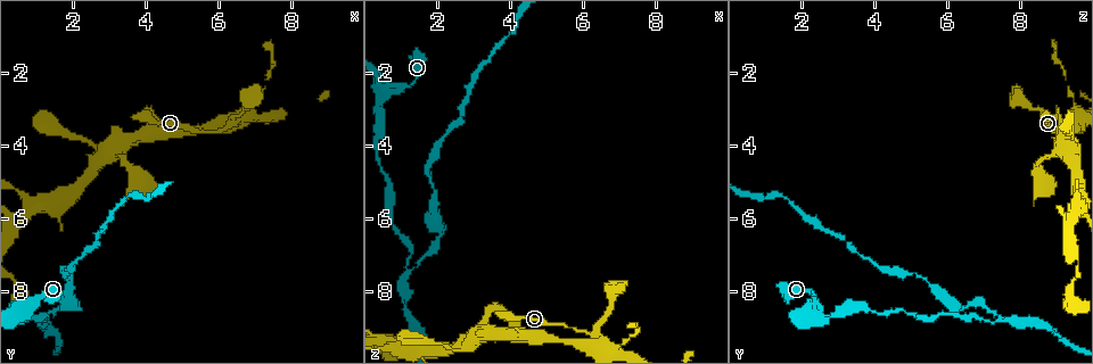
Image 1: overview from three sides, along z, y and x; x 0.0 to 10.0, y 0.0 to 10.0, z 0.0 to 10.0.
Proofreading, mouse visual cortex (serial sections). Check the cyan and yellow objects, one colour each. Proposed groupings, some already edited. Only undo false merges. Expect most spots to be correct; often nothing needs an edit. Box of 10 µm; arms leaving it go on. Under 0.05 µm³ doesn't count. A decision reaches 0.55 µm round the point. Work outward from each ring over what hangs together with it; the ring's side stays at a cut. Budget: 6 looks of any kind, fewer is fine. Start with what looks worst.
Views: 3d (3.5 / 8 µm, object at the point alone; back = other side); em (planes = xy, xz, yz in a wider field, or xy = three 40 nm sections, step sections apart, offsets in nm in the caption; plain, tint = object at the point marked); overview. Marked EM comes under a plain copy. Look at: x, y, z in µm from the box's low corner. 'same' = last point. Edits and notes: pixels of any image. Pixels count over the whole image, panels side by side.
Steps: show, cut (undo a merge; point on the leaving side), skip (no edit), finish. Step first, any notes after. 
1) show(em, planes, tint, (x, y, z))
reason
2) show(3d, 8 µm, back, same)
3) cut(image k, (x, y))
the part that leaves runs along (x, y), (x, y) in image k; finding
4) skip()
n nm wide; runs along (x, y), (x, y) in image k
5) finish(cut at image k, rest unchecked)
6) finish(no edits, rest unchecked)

show(3d, 3.5 µm, (6.45, 3.30, 9.35))
sharp bend

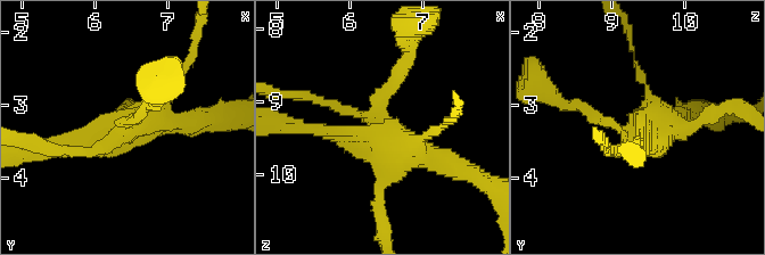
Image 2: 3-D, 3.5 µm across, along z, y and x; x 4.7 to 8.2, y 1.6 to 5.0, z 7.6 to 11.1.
show(em, xy, step 2, tint, (6.50, 3.30, 9.40))

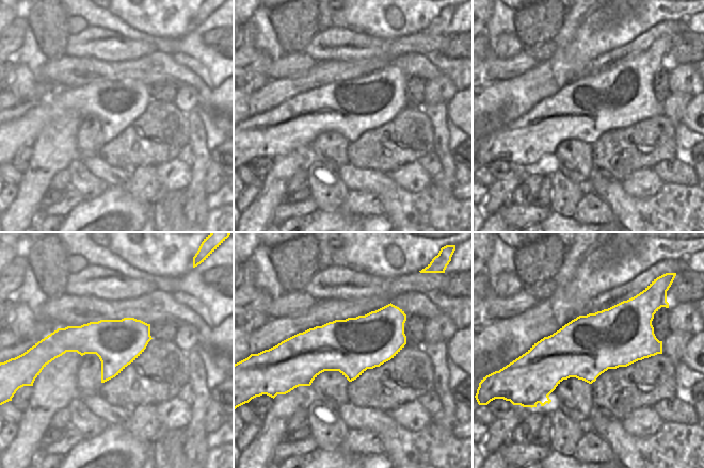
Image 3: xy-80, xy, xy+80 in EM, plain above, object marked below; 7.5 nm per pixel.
skip()
runs along (613, 150), (639, 126), (642, 144) in image 2; all the same cell

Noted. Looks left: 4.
show(3d, 3.5 µm, back, (0.65, 8.70, 2.45))
branch point

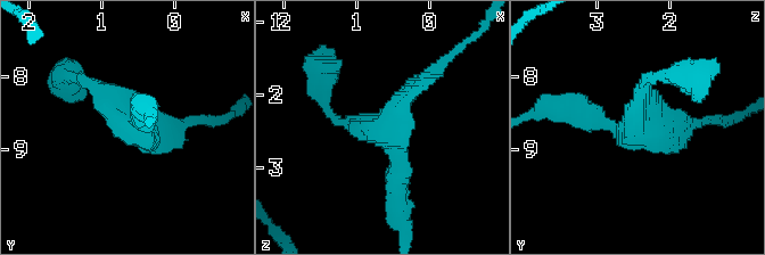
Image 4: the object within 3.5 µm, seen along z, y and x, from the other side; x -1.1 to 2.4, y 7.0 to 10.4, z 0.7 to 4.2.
show(em, xy, step 2, tint, (0.70, 8.70, 2.50))

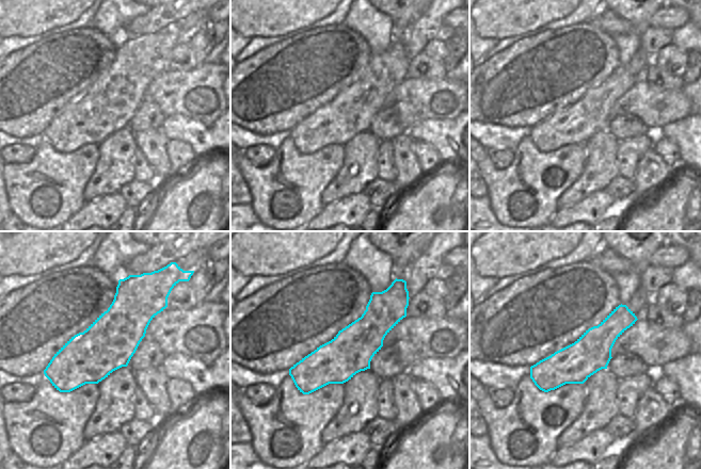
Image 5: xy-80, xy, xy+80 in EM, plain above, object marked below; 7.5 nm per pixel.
skip()
runs along (330, 113), (396, 142), (396, 186) in image 4; continuous, no second cell

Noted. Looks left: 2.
show(3d, 8 µm, (1.15, 8.85, 7.40))
abrupt turn

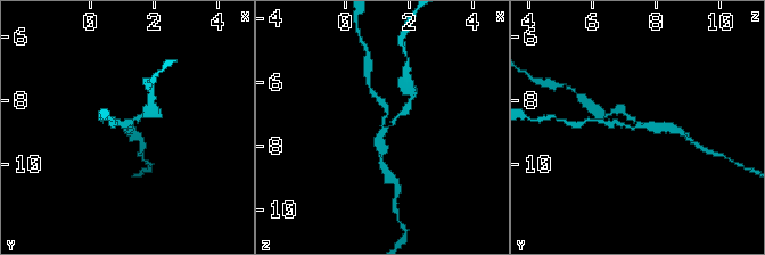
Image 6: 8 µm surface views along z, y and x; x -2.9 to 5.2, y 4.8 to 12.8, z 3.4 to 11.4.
show(em, xy, step 5, tint, same)
3 arms; arms of 200, 200, 250 nm

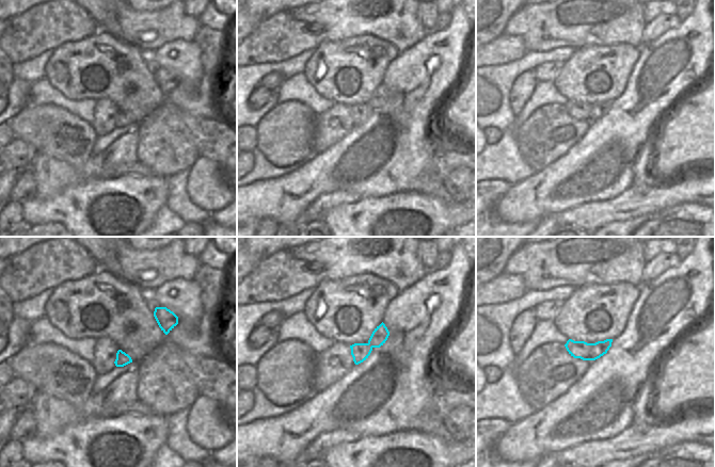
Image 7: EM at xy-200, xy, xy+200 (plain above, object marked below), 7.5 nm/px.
cut(image 6, (622, 109))
the part that leaves runs along (638, 123), (622, 109), (606, 115) in image 6; a second cell is stuck on

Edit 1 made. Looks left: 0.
finish(cut at image 6, rest unchecked)

